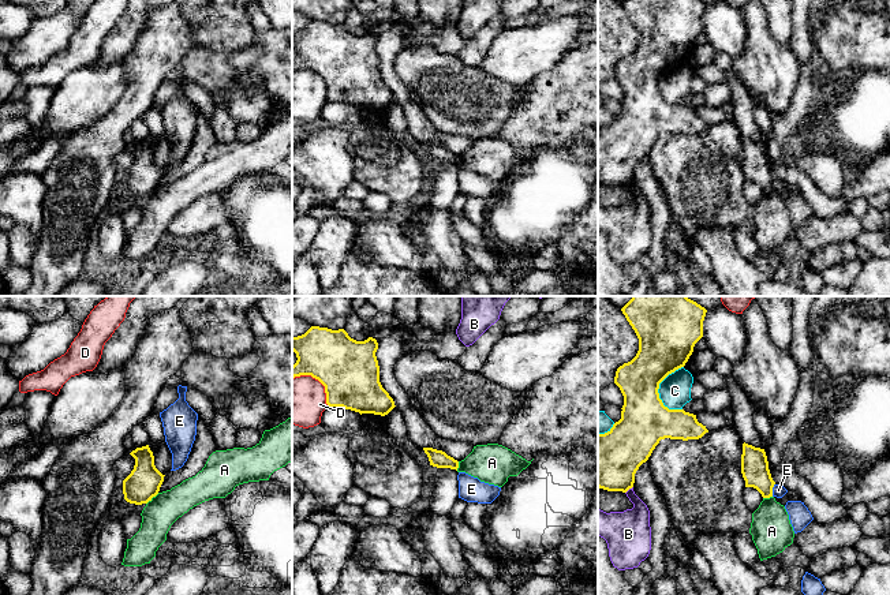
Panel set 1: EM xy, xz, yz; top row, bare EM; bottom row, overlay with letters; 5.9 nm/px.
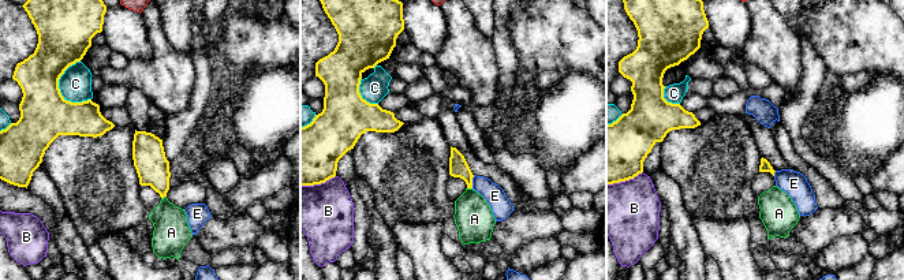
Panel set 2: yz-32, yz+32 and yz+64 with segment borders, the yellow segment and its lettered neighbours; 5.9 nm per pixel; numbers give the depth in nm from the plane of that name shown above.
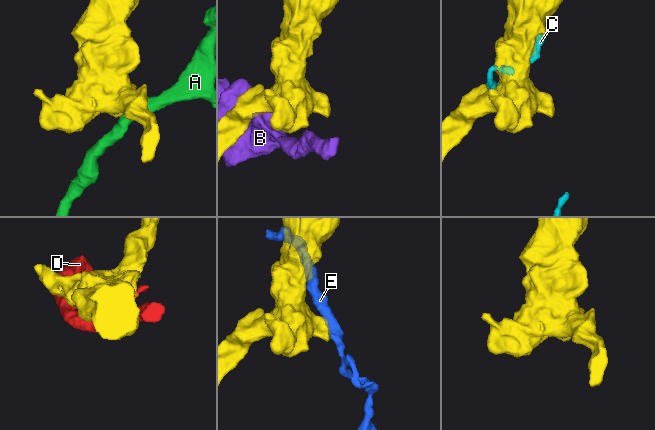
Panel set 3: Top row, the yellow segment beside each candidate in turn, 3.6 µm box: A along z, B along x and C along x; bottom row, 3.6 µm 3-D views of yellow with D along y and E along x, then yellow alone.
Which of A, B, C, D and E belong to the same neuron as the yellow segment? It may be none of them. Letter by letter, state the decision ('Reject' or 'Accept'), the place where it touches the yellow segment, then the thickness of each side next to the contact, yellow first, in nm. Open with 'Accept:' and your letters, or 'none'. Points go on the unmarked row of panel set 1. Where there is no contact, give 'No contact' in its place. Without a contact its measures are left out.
Accept: none
A: Reject. Touches yellow at xy (152, 191). Thickness 200 nm (yellow) against 190 nm
B: Reject. Touches yellow at yz (628, 183). Thickness 320 nm (yellow) against 240 nm
C: Reject. Touches yellow at yz (658, 79). Thickness 320 nm (yellow) against 190 nm
D: Reject. Touches yellow at xz (318, 74). Thickness 340 nm (yellow) against 280 nm
E: Reject. Touches yellow at yz (771, 184). Thickness 160 nm (yellow) against 80 nm

